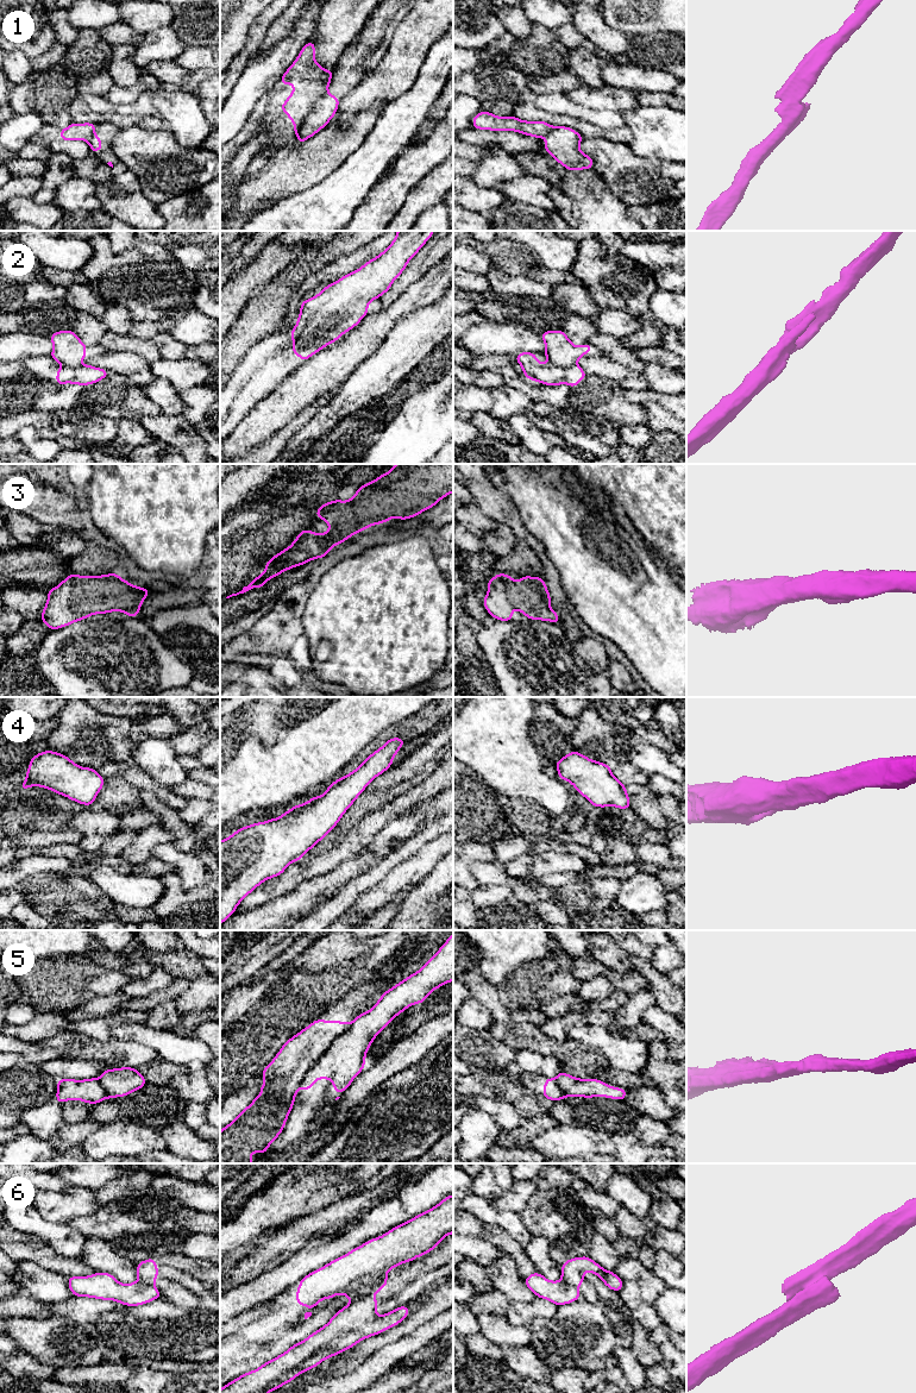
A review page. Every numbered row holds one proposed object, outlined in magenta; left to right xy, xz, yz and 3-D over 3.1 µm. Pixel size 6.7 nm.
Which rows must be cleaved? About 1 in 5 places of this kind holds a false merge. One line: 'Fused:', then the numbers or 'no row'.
Fused: 1, 2, 5, 6

